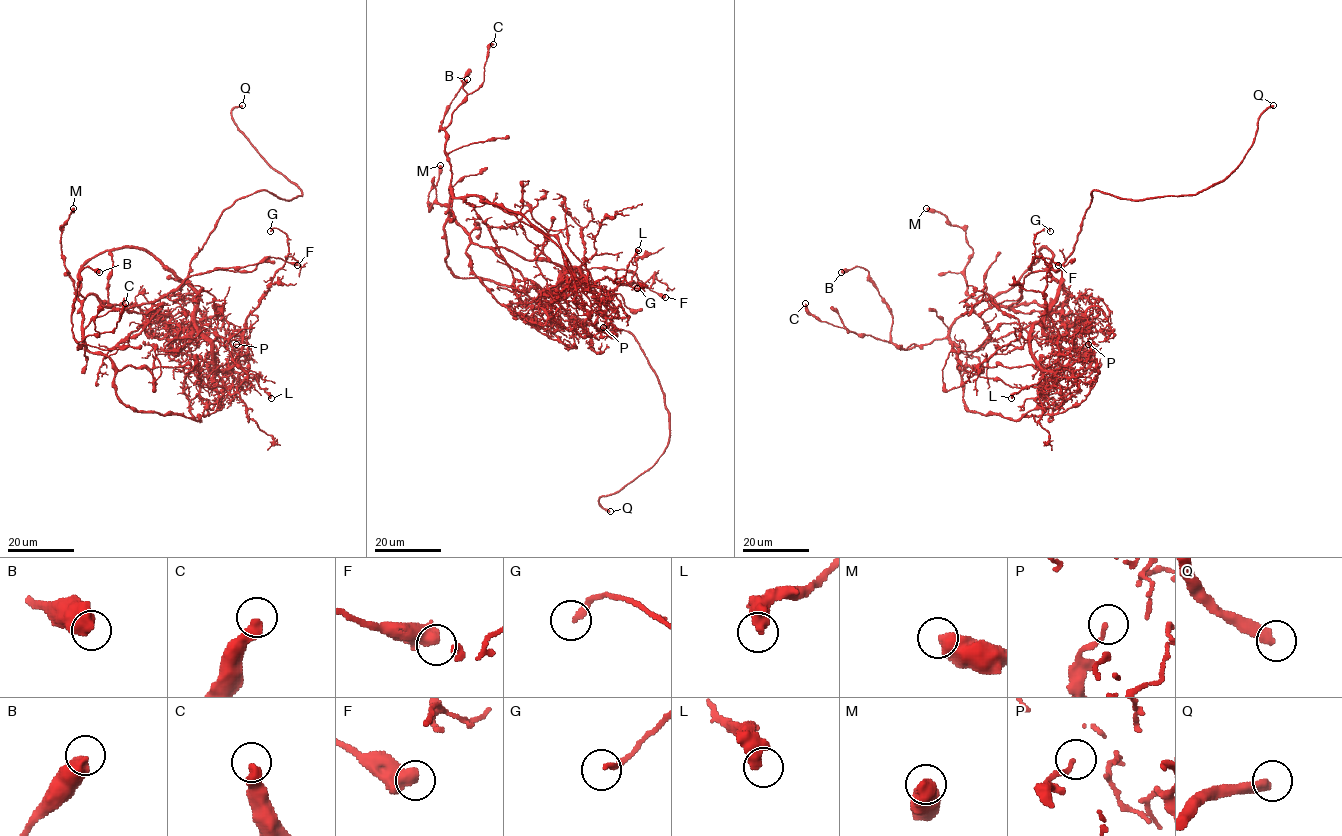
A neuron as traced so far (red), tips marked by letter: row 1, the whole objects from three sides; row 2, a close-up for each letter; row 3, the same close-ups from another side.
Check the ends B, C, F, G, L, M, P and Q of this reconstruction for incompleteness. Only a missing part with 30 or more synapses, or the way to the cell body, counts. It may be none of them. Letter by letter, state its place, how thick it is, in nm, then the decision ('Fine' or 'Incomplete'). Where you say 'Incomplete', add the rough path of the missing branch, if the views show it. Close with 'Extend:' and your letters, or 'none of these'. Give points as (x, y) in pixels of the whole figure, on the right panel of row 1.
B: Place: (841, 272). Thickness 600 nm. Fine
C: Place: (805, 303). Thickness 440 nm. Fine
F: Place: (1058, 265). Thickness 650 nm. Fine
G: Place: (1050, 231). Thickness 200 nm. Fine
L: Place: (1011, 398). Thickness 480 nm. Fine
M: Place: (926, 208). Thickness 600 nm. Fine
P: Place: (1088, 344). Thickness 150 nm. Fine
Q: Place: (1273, 105). Thickness 400 nm. Incomplete. Course of what is missing: (1273, 105), (1273, 93)
Extend: Q

